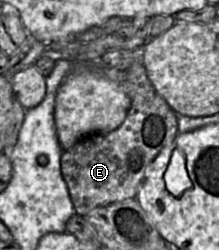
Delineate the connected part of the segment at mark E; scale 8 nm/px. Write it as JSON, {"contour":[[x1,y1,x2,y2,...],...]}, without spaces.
{"contour":[[136,95,118,128,107,134,86,136,63,151,61,174,76,214,84,217,95,208,135,199,147,167,177,135,177,114,160,95,153,99]]}

